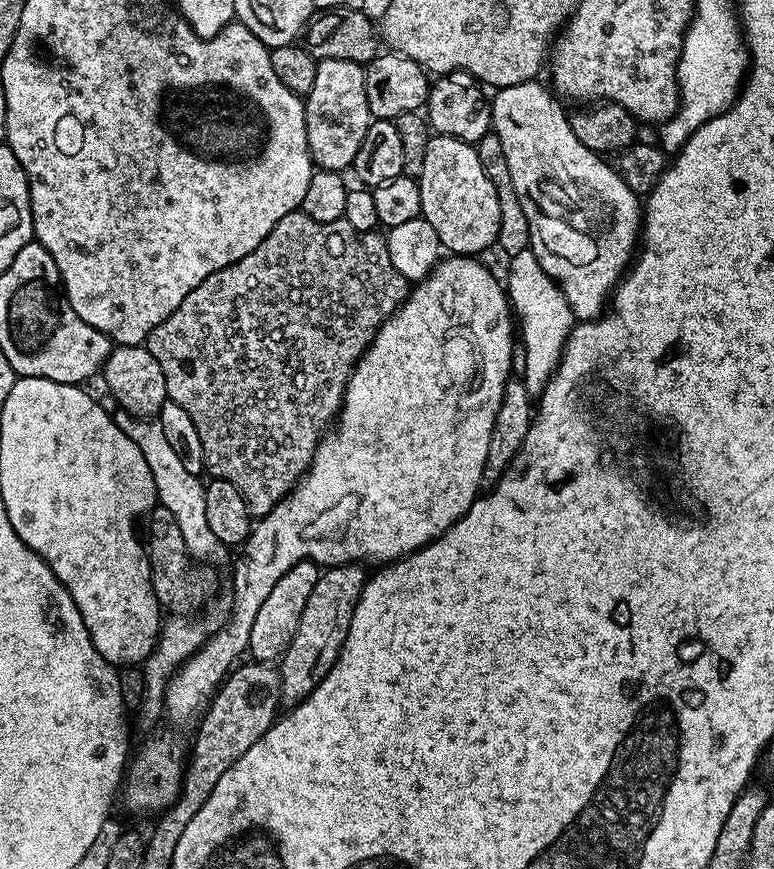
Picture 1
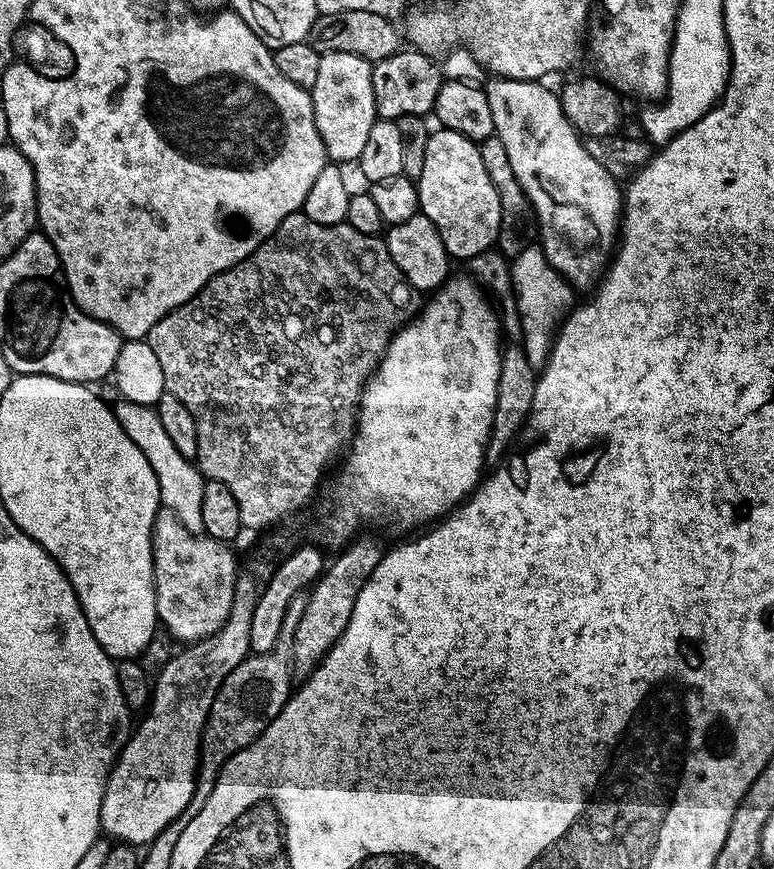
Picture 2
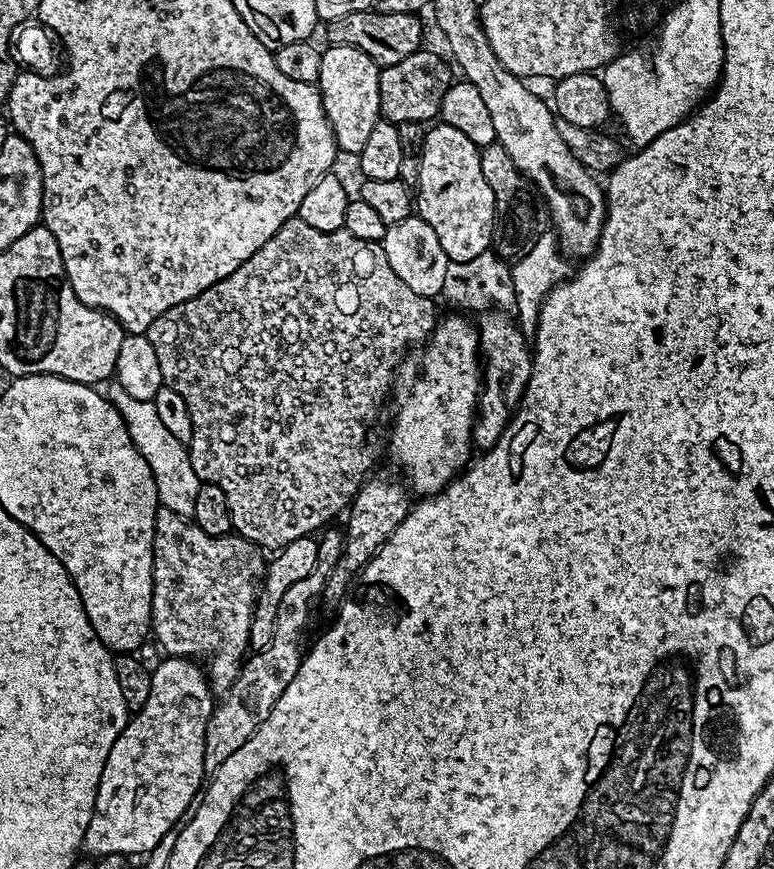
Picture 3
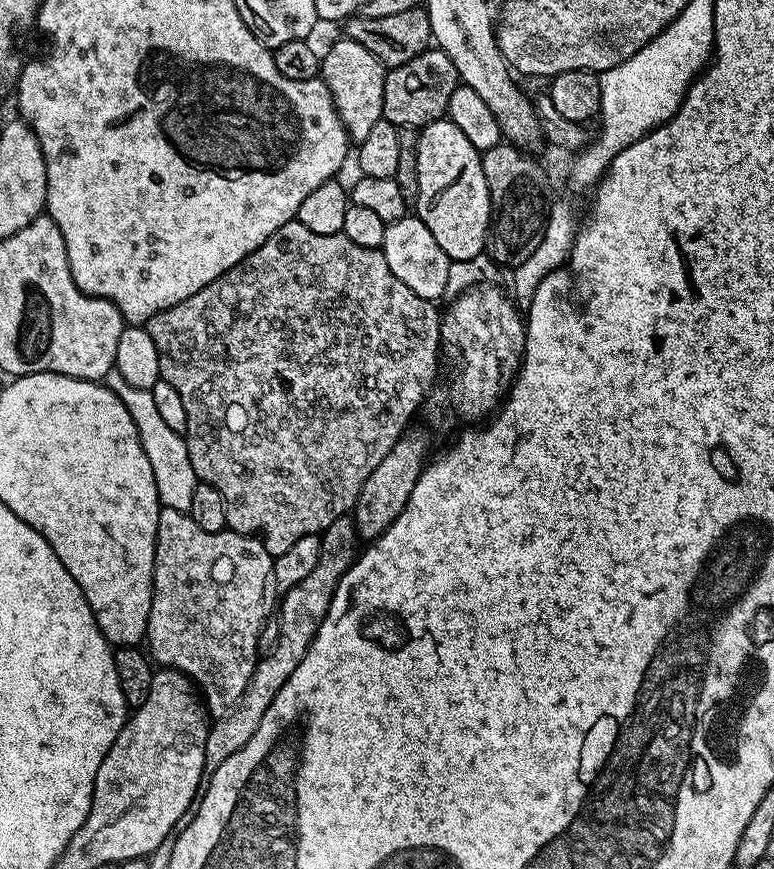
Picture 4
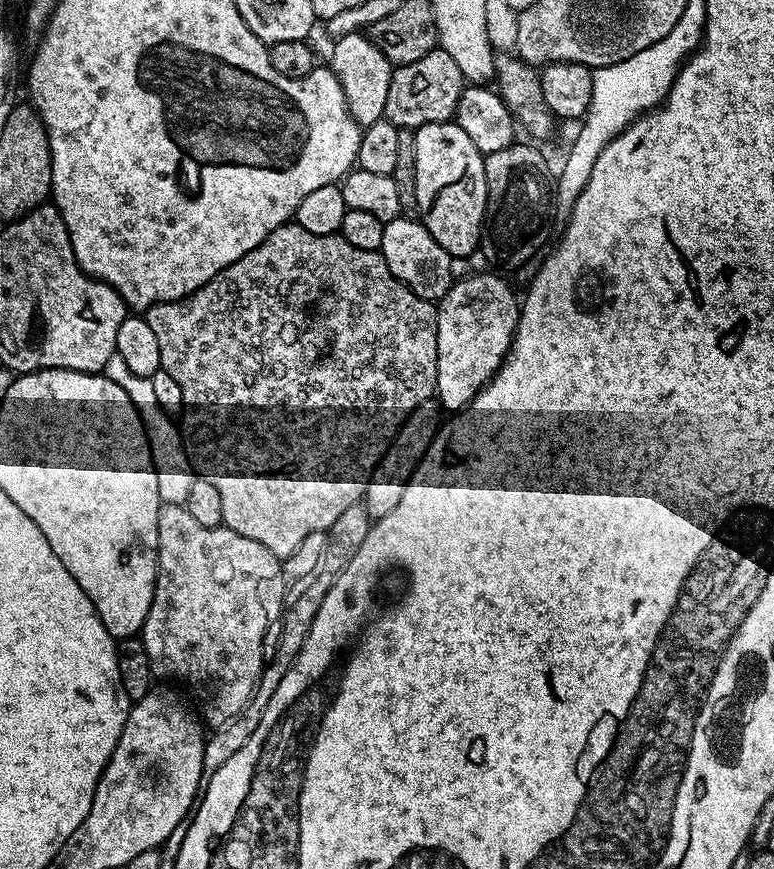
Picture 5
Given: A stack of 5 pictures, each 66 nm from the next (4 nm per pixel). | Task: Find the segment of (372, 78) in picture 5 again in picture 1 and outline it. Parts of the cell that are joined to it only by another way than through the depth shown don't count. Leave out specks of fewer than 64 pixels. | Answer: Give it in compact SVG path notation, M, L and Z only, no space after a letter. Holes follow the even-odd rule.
M328 58L317 63L314 90L310 90L304 100L306 138L310 146L312 163L317 169L325 168L331 172L343 173L344 168L351 169L356 163L358 146L362 146L362 138L366 138L366 130L372 125L374 119L370 102L366 100L364 69L365 65L346 62L342 58Z

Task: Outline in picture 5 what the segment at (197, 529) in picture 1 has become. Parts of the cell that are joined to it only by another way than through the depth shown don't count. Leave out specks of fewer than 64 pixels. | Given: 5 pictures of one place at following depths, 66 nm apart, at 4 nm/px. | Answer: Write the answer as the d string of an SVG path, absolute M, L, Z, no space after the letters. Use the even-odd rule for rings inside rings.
M115 354L110 358L110 362L106 362L102 375L110 378L110 382L118 382L118 386L122 386L126 394L130 394L130 402L134 402L140 421L144 423L144 432L148 435L148 445L152 451L152 464L158 474L160 503L184 505L194 479L194 465L186 451L186 444L177 421L164 412L162 406L158 406L158 397L154 395L151 379L133 374L130 366L126 366L126 362L122 362L122 358Z

